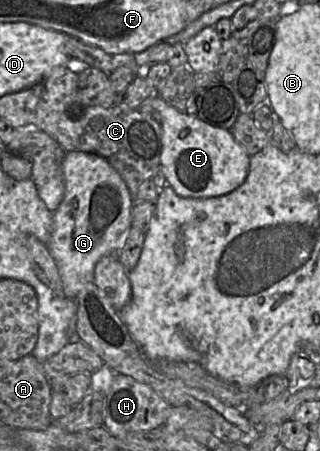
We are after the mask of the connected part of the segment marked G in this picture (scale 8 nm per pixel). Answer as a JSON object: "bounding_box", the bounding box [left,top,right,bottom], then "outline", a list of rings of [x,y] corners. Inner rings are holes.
{"bounding_box":[46,152,135,300],"outline":[[[68,152],[62,164],[65,195],[54,213],[54,227],[46,244],[54,258],[63,284],[64,297],[75,300],[85,284],[94,280],[94,268],[99,259],[116,255],[131,227],[131,212],[135,203],[120,174],[103,157],[83,152]]]}

